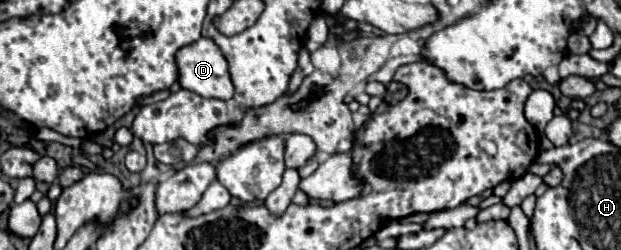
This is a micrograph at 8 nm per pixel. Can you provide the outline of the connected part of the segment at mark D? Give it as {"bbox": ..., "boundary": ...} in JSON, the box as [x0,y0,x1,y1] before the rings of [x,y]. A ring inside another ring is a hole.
{"bbox":[176,38,234,100],"boundary":[[[200,38],[188,46],[182,46],[176,52],[176,66],[178,66],[178,82],[184,90],[192,90],[204,98],[218,98],[230,100],[234,96],[234,86],[228,74],[228,62],[220,48],[210,38]]]}

